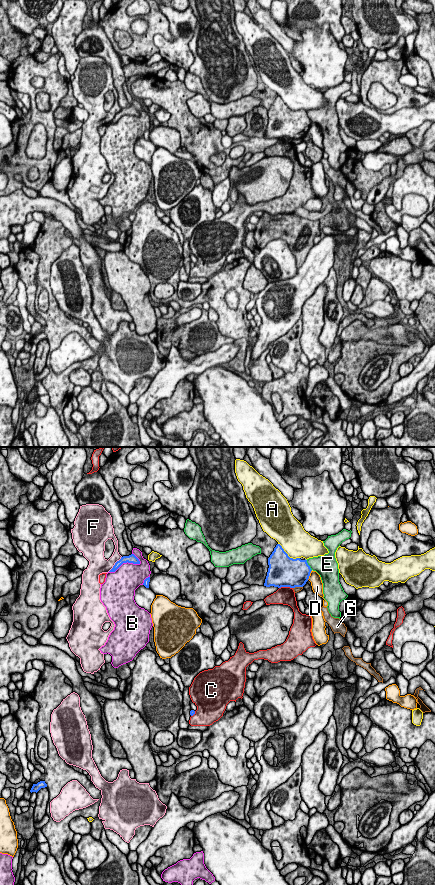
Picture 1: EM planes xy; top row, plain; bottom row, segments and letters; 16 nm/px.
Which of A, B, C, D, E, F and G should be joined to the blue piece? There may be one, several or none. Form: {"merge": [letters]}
{"merge": []}

